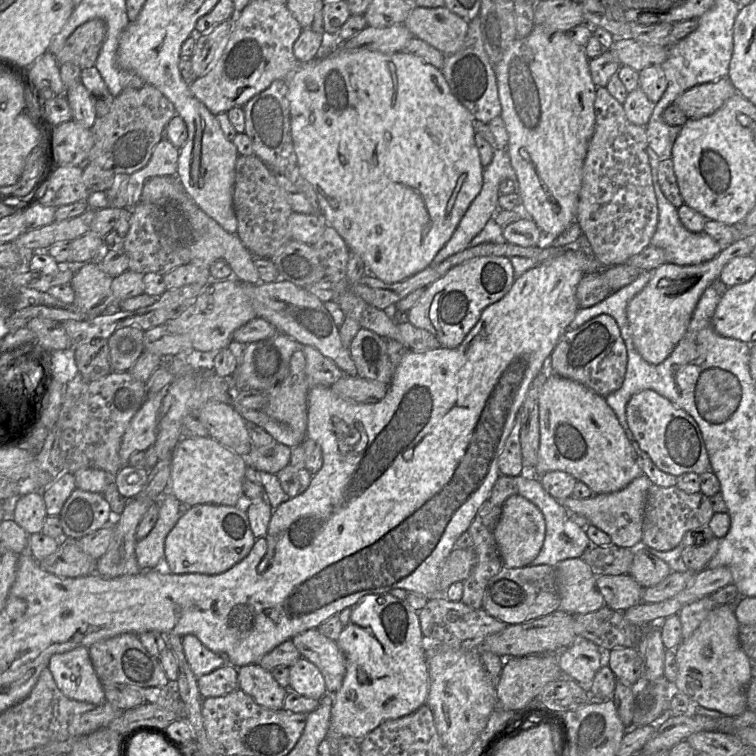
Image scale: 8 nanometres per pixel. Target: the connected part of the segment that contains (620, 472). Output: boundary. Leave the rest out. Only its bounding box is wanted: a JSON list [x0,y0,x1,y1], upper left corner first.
[534,373,643,495]

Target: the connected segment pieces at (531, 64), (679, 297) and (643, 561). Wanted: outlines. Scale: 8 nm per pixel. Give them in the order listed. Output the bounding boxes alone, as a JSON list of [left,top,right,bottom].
[[494,25,597,238],[627,238,753,364],[629,546,672,588]]

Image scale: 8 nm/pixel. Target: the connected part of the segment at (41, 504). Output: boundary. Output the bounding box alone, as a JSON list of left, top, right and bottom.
[13,491,46,535]

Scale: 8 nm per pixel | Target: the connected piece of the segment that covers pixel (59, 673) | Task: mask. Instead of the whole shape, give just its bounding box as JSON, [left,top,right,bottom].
[47,646,106,705]

